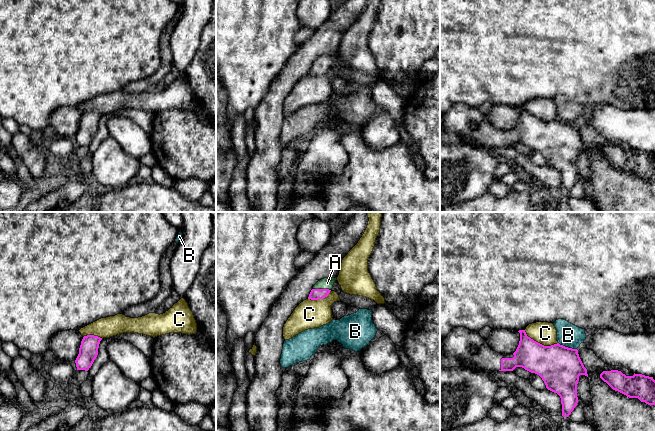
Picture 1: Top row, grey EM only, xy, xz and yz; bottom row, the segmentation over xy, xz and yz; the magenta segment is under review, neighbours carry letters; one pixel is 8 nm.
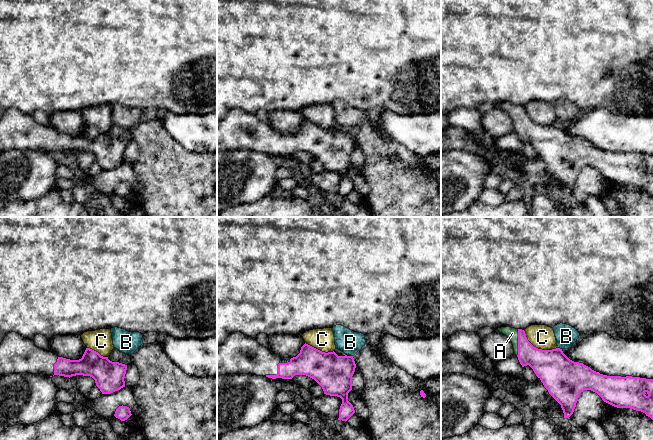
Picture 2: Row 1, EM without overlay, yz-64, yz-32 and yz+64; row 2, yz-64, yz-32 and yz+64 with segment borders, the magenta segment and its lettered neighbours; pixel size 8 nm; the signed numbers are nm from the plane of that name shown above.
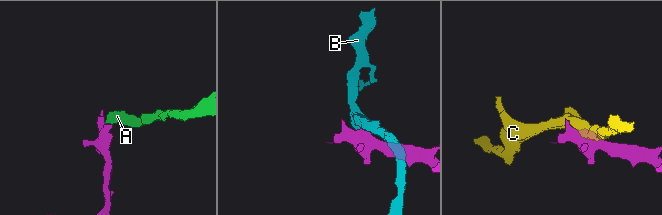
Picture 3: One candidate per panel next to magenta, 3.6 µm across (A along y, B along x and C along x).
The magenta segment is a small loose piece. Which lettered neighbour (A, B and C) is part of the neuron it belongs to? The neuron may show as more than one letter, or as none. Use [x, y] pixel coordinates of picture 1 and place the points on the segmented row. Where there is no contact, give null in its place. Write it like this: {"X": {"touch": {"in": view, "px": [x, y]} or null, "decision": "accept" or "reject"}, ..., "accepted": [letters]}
{"A": {"touch": {"in": "xz", "px": [322, 289]}, "decision": "accept"}, "B": {"touch": {"in": "yz", "px": [567, 347]}, "decision": "reject"}, "C": {"touch": {"in": "yz", "px": [539, 343]}, "decision": "reject"}, "accepted": ["A"]}

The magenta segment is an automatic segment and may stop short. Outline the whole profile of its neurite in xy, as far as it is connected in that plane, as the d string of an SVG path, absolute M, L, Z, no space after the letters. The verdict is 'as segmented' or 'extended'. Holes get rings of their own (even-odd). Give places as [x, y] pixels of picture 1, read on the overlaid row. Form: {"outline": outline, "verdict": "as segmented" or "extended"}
{"outline": "M94 335L84 336L75 360L77 370L88 371L98 355L98 348L102 338Z", "verdict": "as segmented"}

